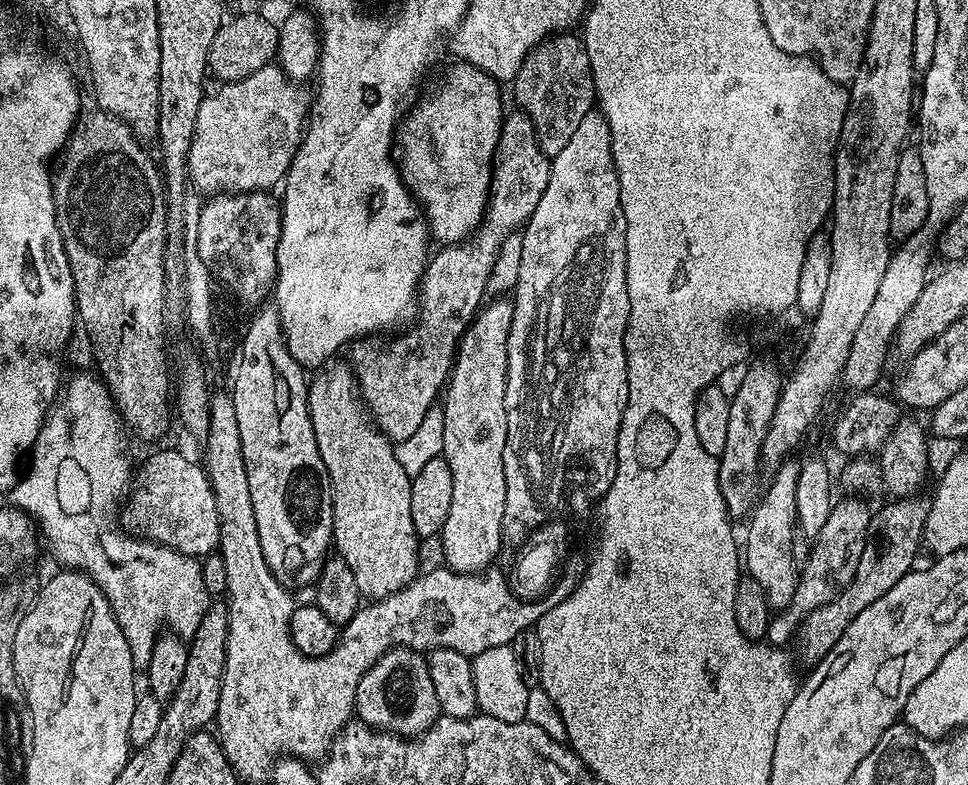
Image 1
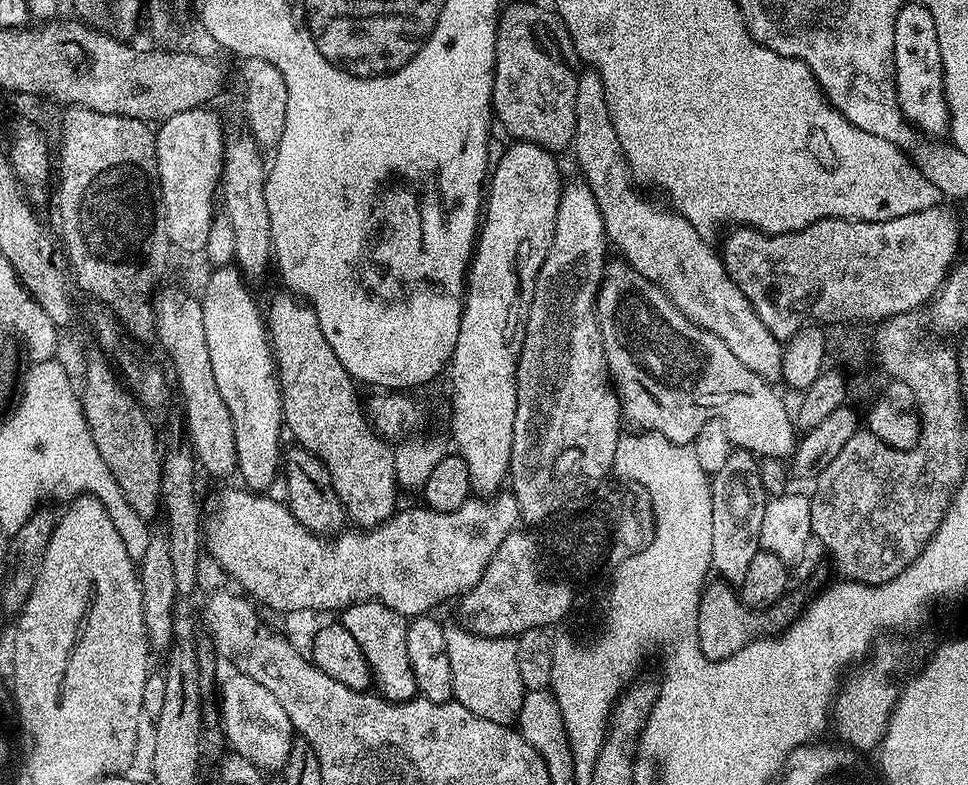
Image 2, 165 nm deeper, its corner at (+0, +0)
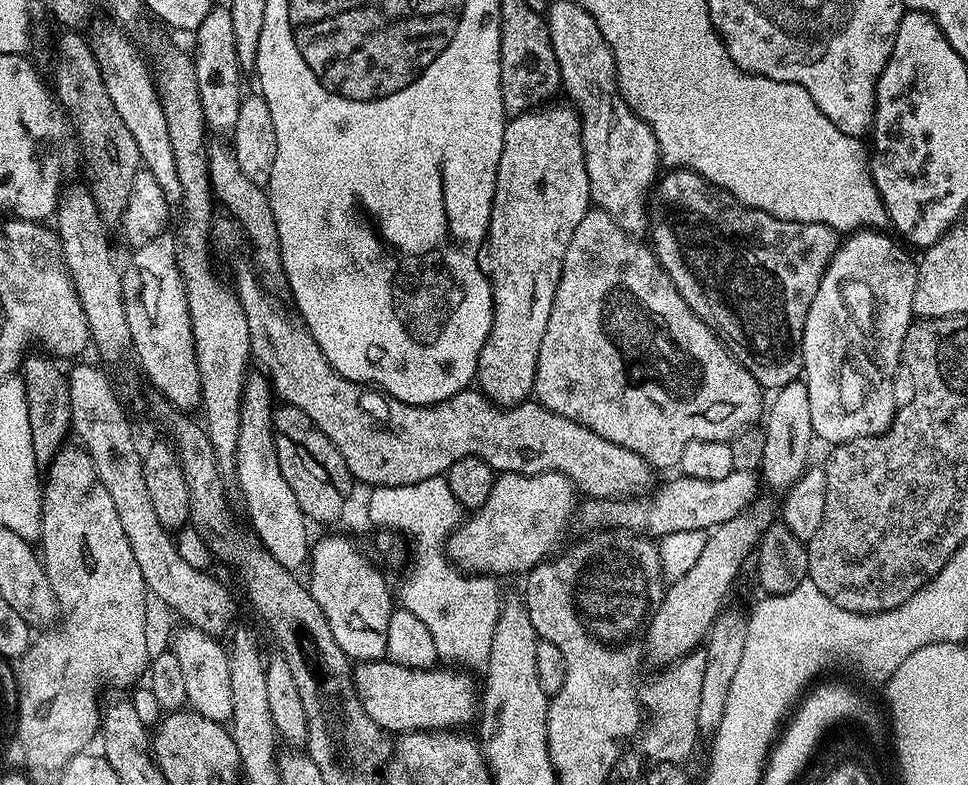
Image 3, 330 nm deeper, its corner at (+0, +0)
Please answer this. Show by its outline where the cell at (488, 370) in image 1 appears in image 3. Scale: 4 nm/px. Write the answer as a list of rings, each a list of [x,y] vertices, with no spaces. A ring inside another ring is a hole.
[[[567,103],[564,104],[556,104],[553,108],[544,108],[548,106],[533,107],[527,112],[513,115],[504,125],[502,158],[498,162],[492,217],[488,223],[488,235],[486,237],[486,275],[492,286],[492,325],[490,326],[490,334],[486,338],[486,346],[482,346],[482,354],[478,358],[478,366],[476,367],[479,391],[483,392],[493,404],[501,406],[523,404],[533,395],[536,386],[538,350],[542,346],[542,334],[546,334],[546,322],[550,322],[550,306],[554,302],[562,262],[566,258],[566,246],[570,246],[570,238],[574,238],[574,230],[578,230],[578,222],[582,222],[584,215],[590,211],[592,195],[586,178],[586,158],[580,141],[580,116],[576,113],[575,108]]]

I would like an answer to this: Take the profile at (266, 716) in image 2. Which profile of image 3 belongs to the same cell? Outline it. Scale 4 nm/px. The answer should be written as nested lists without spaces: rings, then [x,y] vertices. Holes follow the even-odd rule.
[[[184,622],[180,626],[172,632],[170,650],[174,658],[178,658],[178,666],[182,666],[182,678],[186,682],[188,695],[187,707],[211,720],[231,721],[234,694],[230,688],[228,648],[220,645],[217,637],[198,630],[190,623]]]

